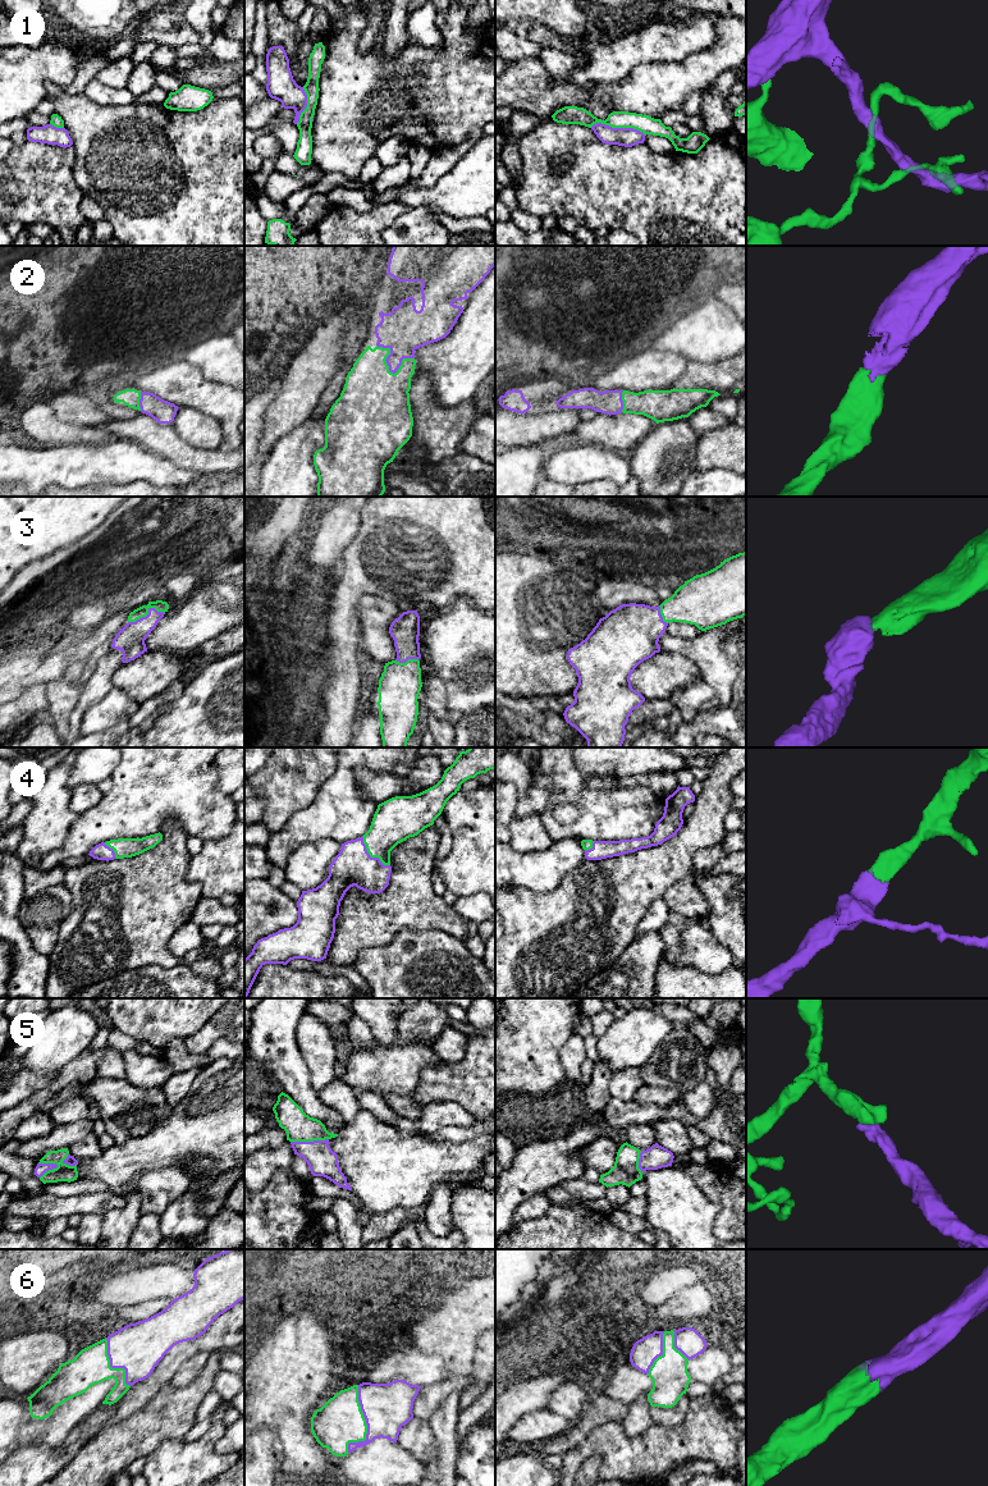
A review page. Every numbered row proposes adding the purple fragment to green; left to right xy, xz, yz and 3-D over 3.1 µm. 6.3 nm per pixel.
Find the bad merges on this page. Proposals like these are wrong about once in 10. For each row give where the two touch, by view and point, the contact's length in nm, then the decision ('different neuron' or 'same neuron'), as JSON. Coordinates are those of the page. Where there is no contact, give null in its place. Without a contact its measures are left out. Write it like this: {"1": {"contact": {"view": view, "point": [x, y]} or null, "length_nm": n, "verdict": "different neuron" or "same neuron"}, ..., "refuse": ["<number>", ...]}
{"1": {"contact": {"view": "yz", "point": [618, 127]}, "length_nm": 360, "verdict": "different neuron"}, "2": {"contact": {"view": "xz", "point": [388, 369]}, "length_nm": 260, "verdict": "same neuron"}, "3": {"contact": {"view": "xy", "point": [147, 613]}, "length_nm": 240, "verdict": "same neuron"}, "4": {"contact": {"view": "xz", "point": [370, 855]}, "length_nm": 260, "verdict": "same neuron"}, "5": {"contact": {"view": "xy", "point": [49, 1170]}, "length_nm": 150, "verdict": "same neuron"}, "6": {"contact": {"view": "xz", "point": [366, 1425]}, "length_nm": 440, "verdict": "same neuron"}, "refuse": ["1"]}

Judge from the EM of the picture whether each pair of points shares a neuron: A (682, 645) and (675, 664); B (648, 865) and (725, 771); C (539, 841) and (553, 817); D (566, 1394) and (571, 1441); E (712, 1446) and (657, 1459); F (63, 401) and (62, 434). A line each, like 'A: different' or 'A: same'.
A: different
B: same
C: different
D: different
E: same
F: different

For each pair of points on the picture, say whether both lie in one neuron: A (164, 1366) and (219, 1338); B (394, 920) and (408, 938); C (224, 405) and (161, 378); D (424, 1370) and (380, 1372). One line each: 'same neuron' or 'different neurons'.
A: same neuron
B: different neurons
C: same neuron
D: same neuron

